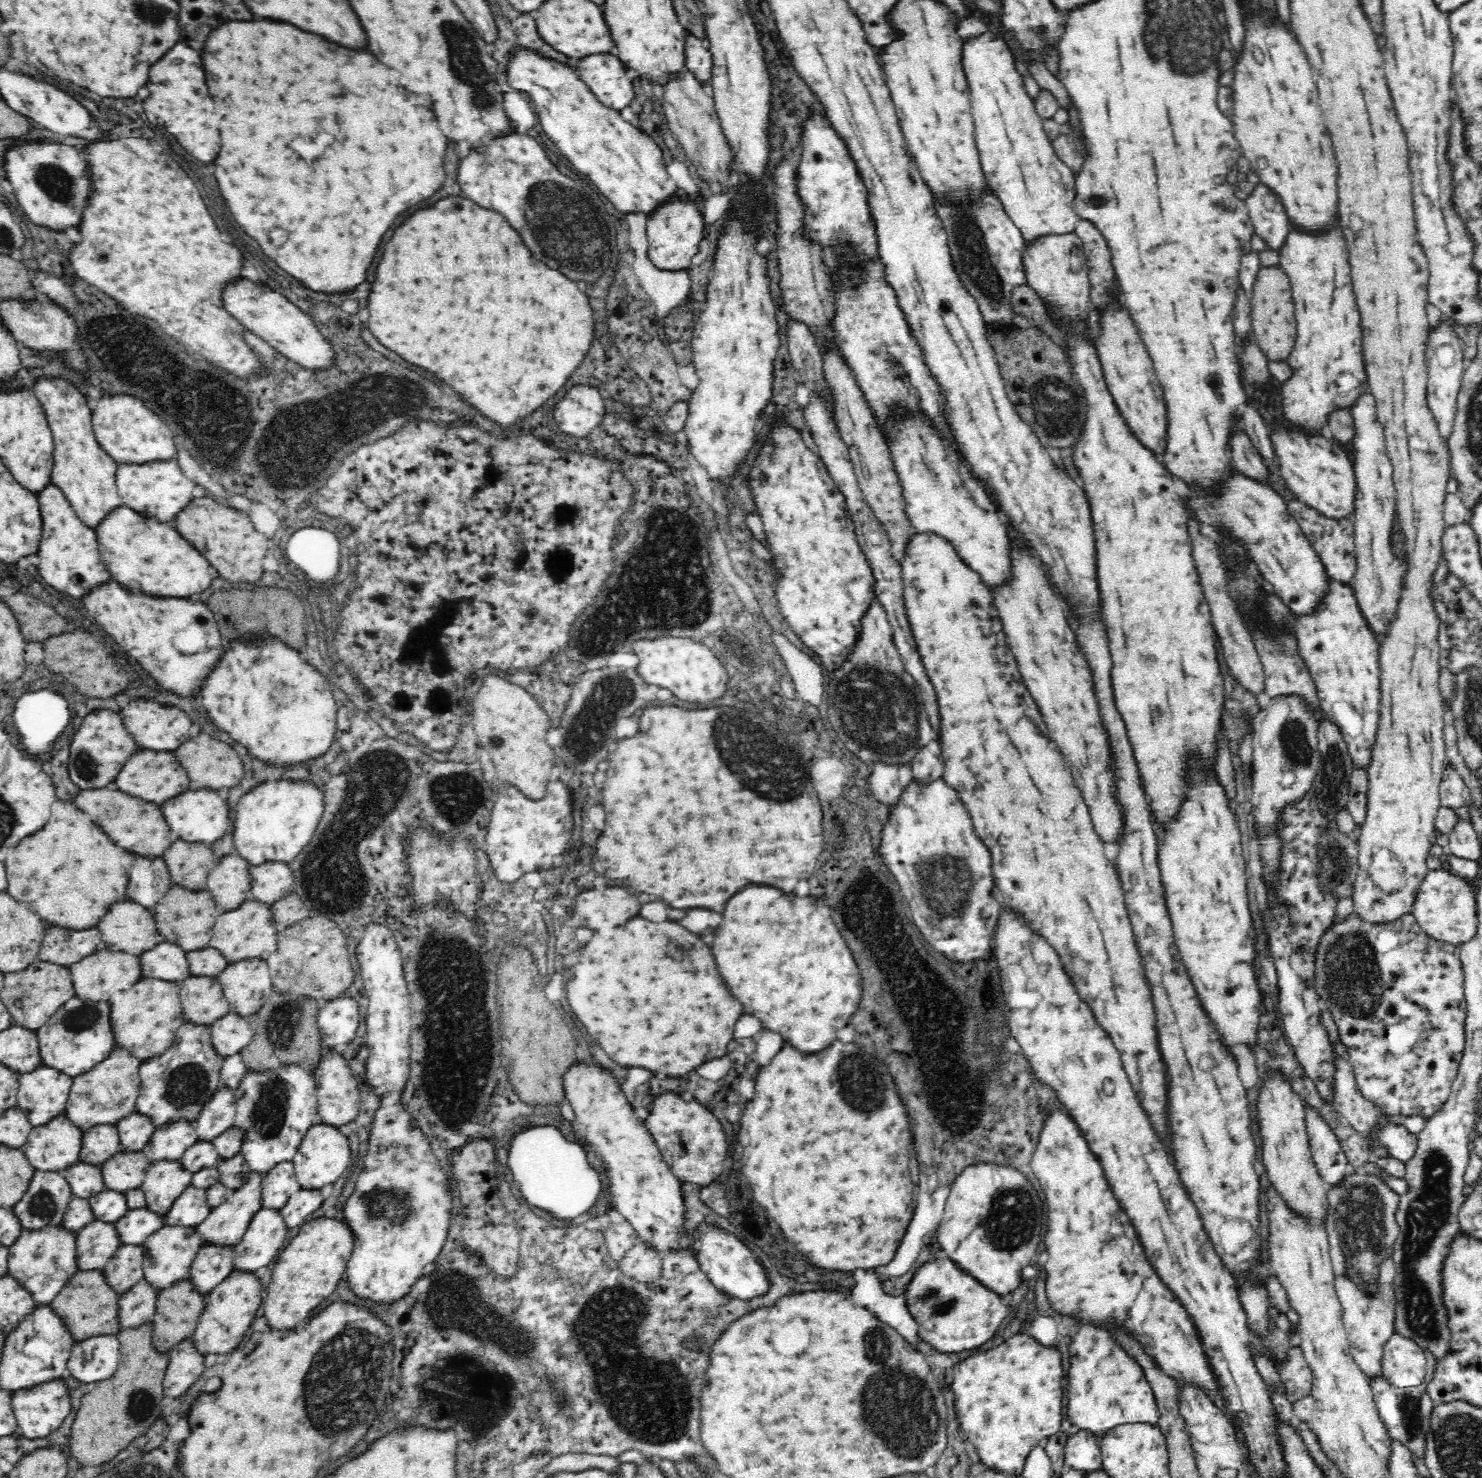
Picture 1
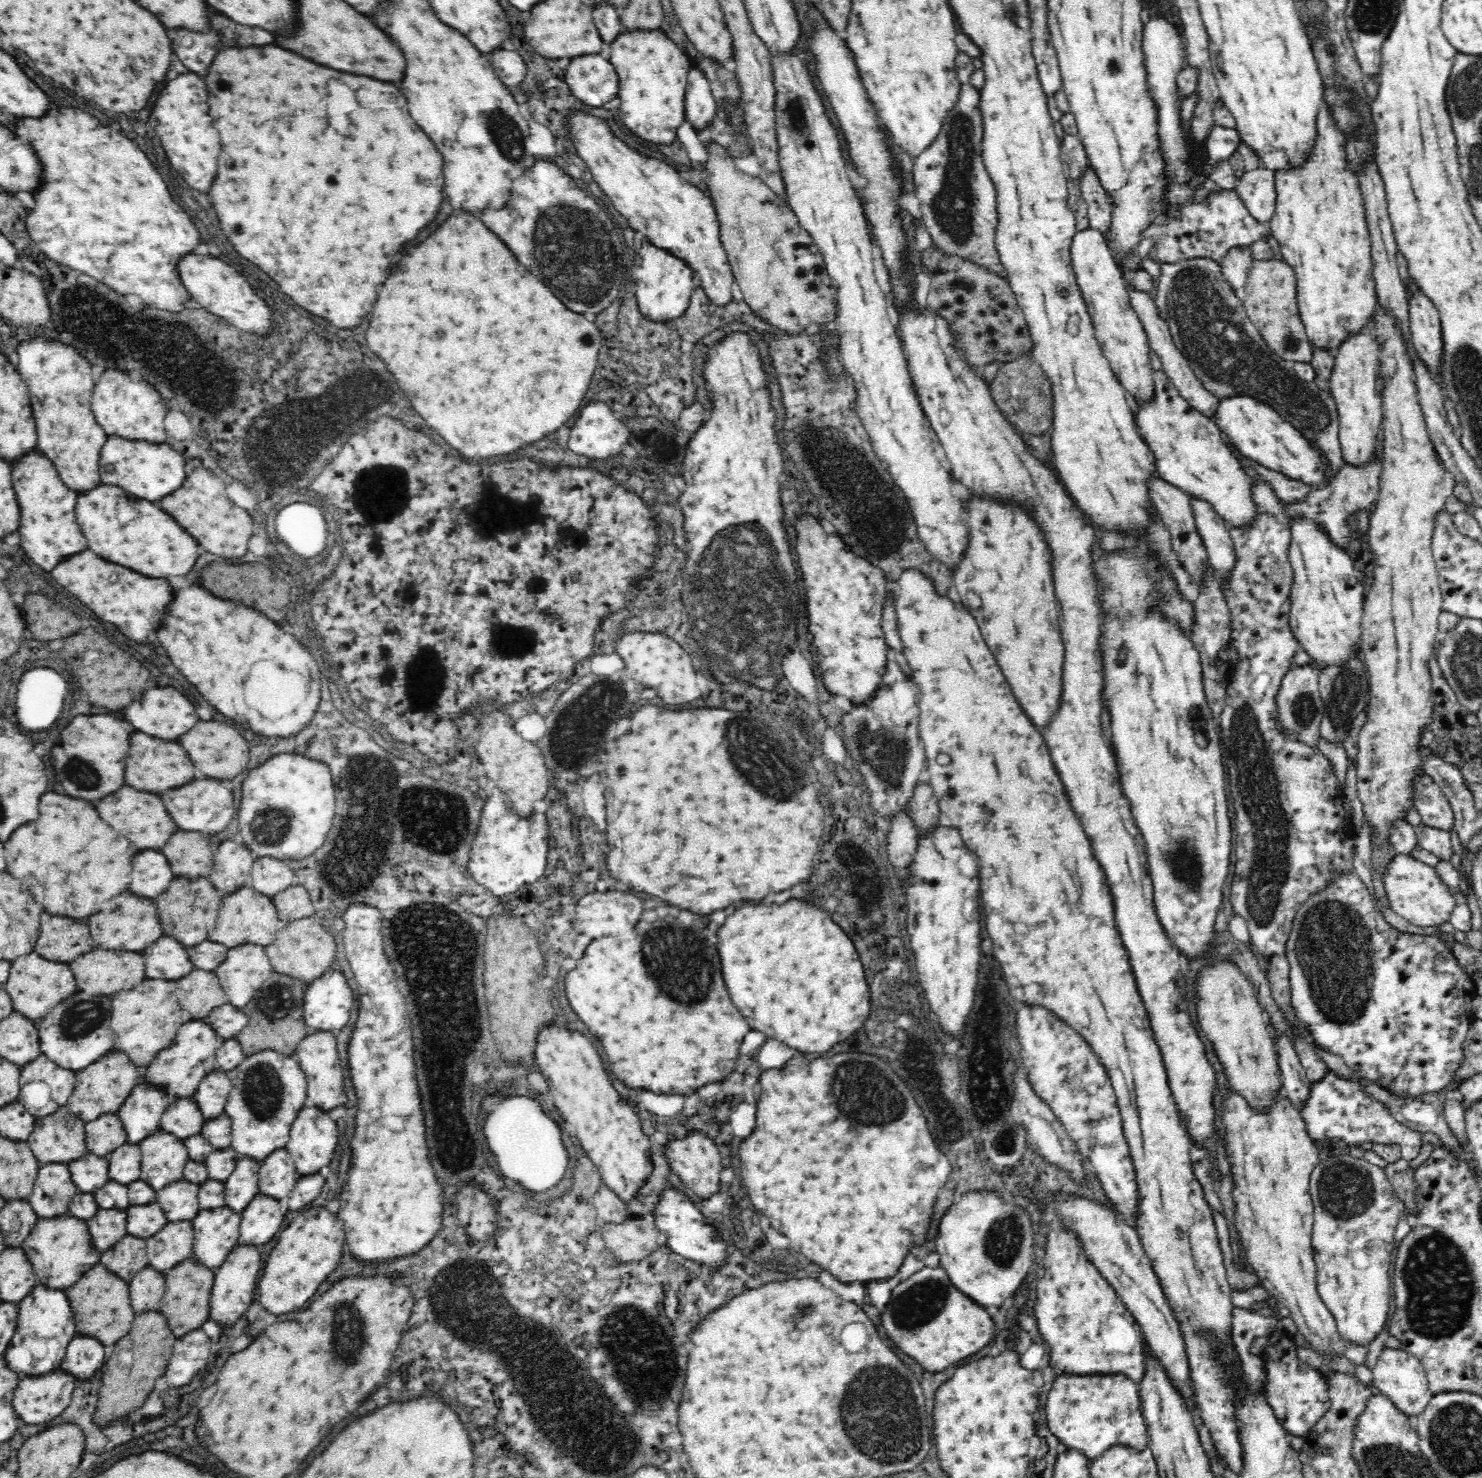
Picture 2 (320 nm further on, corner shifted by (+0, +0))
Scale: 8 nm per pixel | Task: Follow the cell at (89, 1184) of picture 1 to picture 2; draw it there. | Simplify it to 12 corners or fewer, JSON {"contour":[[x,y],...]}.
{"contour":[[84,1156],[70,1166],[82,1192],[108,1184],[108,1162]]}

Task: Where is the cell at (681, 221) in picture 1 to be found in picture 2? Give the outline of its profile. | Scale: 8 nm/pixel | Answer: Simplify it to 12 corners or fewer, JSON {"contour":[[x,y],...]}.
{"contour":[[651,242],[631,270],[641,312],[682,316],[694,269]]}

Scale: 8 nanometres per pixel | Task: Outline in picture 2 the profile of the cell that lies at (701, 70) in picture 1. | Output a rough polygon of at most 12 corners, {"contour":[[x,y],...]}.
{"contour":[[706,73],[687,74],[685,118],[695,130],[717,111]]}

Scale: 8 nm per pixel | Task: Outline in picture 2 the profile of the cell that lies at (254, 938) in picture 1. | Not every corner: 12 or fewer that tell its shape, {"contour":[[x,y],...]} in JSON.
{"contour":[[251,886],[222,899],[210,940],[268,947],[280,924],[271,897]]}

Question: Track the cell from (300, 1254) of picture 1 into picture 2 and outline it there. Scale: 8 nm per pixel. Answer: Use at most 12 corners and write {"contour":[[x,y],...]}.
{"contour":[[300,1212],[270,1252],[258,1296],[302,1308],[336,1270],[344,1220]]}

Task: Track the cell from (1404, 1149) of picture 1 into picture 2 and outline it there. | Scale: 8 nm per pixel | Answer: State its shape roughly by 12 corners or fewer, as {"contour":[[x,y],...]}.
{"contour":[[1330,1072],[1301,1112],[1314,1140],[1395,1144],[1414,1160],[1422,1133]]}

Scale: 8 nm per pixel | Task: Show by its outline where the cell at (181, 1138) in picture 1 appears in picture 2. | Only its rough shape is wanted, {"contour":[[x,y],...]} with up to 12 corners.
{"contour":[[176,1097],[160,1128],[183,1141],[205,1118],[192,1098]]}

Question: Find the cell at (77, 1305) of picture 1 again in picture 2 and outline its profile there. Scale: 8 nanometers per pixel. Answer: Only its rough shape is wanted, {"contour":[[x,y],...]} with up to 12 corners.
{"contour":[[102,1264],[66,1294],[78,1334],[110,1346],[135,1316],[128,1284]]}

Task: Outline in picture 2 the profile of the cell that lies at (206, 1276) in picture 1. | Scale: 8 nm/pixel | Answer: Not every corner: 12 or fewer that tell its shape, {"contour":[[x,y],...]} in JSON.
{"contour":[[201,1210],[193,1258],[215,1272],[238,1245],[241,1215]]}

